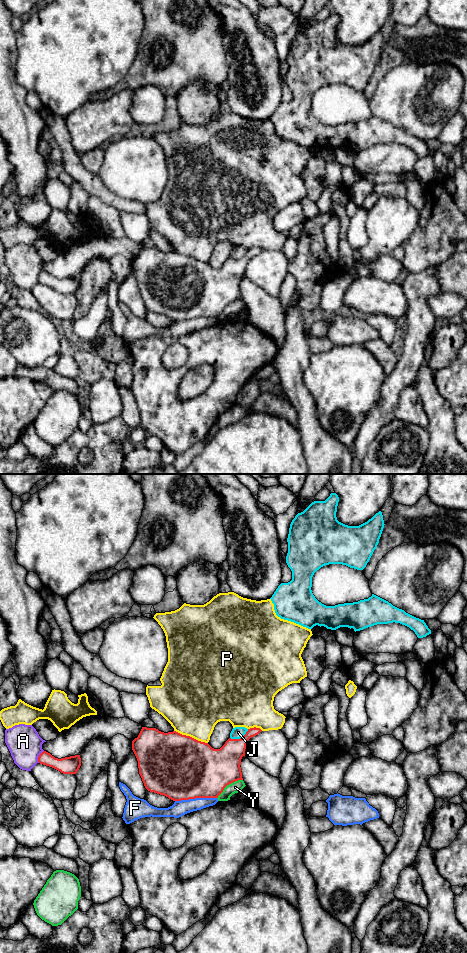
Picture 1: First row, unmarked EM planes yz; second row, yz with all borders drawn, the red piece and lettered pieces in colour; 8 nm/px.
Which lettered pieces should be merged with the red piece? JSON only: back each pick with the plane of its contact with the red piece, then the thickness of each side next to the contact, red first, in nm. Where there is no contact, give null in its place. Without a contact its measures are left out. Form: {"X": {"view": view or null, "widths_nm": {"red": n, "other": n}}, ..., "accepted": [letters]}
{"accepted": []}

